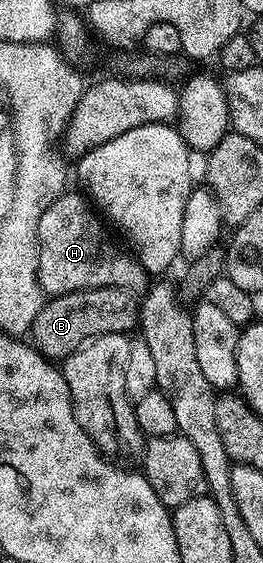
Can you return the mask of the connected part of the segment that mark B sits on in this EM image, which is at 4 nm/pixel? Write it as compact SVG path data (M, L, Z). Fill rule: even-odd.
M107 286L49 297L32 325L31 345L49 360L63 360L92 338L135 331L140 321L140 302L136 296L120 286Z

